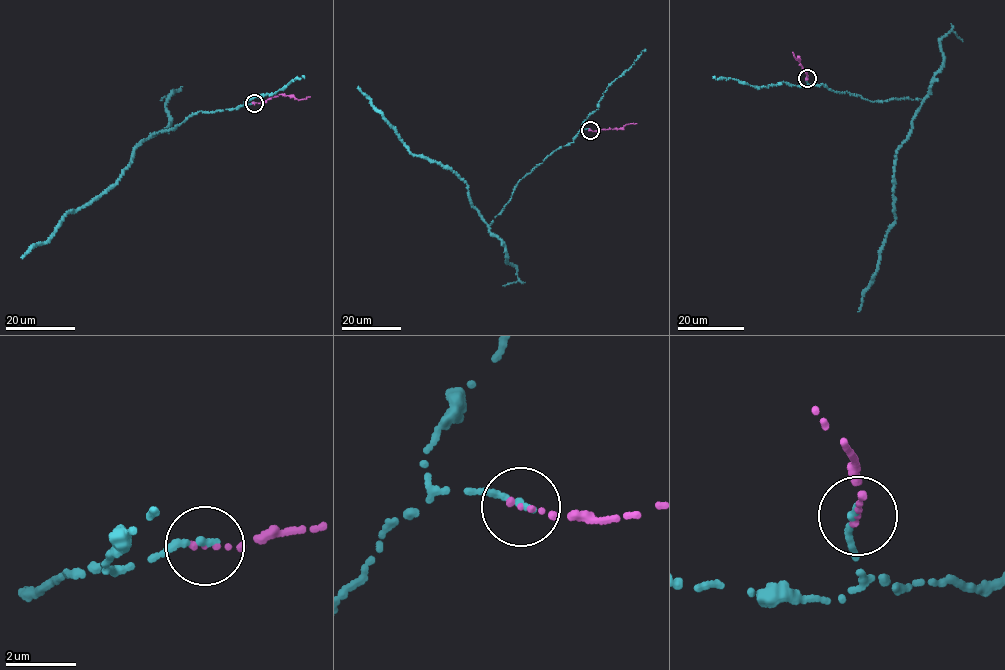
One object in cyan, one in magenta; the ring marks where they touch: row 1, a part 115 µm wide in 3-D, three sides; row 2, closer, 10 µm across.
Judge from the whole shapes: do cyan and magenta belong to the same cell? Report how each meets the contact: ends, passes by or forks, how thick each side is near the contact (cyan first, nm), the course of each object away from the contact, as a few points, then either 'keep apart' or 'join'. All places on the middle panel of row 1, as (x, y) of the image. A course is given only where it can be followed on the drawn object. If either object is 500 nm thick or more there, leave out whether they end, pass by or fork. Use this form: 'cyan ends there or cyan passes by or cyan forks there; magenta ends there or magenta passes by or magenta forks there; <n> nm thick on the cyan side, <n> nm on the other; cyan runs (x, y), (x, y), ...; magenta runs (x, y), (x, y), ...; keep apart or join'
cyan ends there; magenta ends there; 200 nm thick on the cyan side, 170 nm on the other; cyan runs (590, 130), (582, 128), (573, 143), (559, 147), (520, 179), (489, 225), (457, 173), (415, 156), (358, 86); magenta runs (590, 130), (618, 129), (626, 124), (636, 123); join

